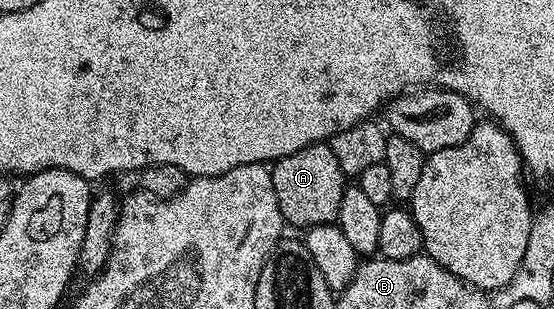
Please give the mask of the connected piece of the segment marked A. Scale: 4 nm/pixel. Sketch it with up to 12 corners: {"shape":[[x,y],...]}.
{"shape":[[330,145],[270,167],[288,227],[339,217],[345,175]]}

